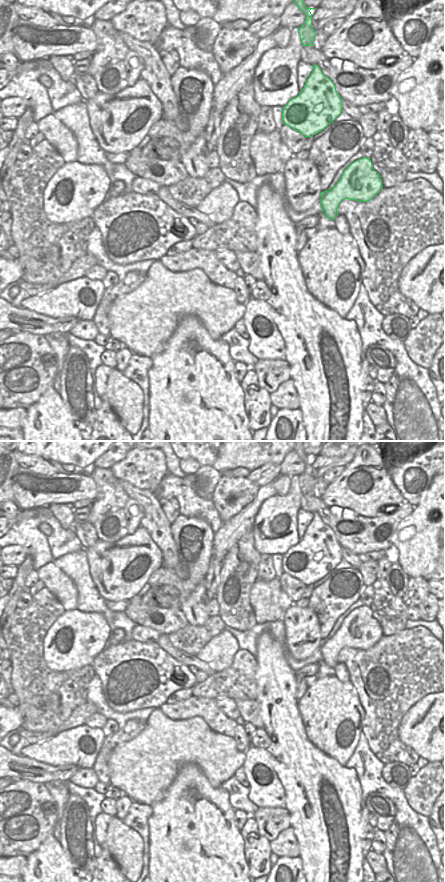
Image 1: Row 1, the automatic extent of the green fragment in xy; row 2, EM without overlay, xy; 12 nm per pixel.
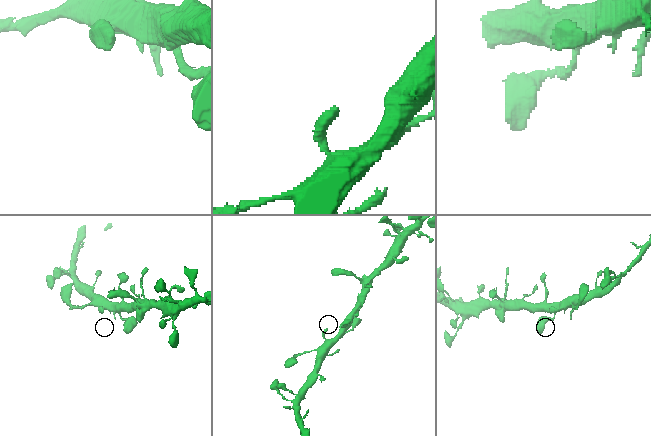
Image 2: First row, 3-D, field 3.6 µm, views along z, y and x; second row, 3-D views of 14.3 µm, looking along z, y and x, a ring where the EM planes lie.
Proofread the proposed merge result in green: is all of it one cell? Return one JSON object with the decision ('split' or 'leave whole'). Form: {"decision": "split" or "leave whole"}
{"decision": "leave whole"}

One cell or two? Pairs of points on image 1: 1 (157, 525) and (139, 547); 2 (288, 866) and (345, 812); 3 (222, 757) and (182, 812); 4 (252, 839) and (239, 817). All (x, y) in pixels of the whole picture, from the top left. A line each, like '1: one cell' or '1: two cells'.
1: two cells
2: two cells
3: two cells
4: two cells

